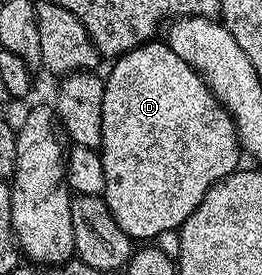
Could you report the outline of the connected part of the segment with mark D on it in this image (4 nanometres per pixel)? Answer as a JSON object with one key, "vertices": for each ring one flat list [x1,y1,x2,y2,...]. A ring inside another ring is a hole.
{"vertices":[[151,41,143,47,137,47,129,51,127,55,119,55,113,60,114,68,110,76,105,76,104,82,104,109,102,110,102,145,100,154,104,165,104,198,116,225,124,229,124,233,134,241,154,241,166,231,178,231,190,214,204,201,208,189,214,183,219,183,224,177,228,177,234,171,239,170,238,155,240,156,240,144,238,131,234,127,234,118,227,113,225,107,218,102,217,97,210,92,206,82,202,80,197,71,193,71,165,42]]}

